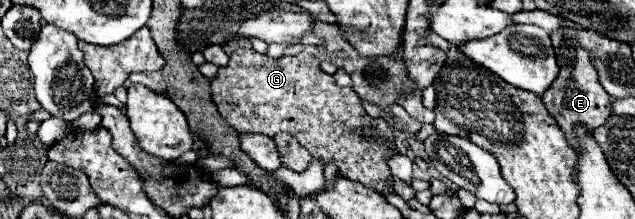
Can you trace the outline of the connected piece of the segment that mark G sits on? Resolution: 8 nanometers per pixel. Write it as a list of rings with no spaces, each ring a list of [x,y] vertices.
[[[238,48],[226,68],[218,70],[218,76],[212,80],[214,104],[220,116],[236,130],[236,132],[260,132],[266,136],[274,136],[278,132],[288,132],[298,138],[298,142],[312,154],[312,158],[320,158],[324,162],[334,160],[338,164],[338,172],[348,176],[354,182],[366,184],[376,192],[392,190],[390,184],[390,168],[386,160],[396,154],[394,132],[382,118],[372,118],[360,104],[358,94],[348,88],[338,88],[334,78],[320,70],[320,62],[310,52],[302,52],[296,56],[270,58],[258,54],[252,48]]]

